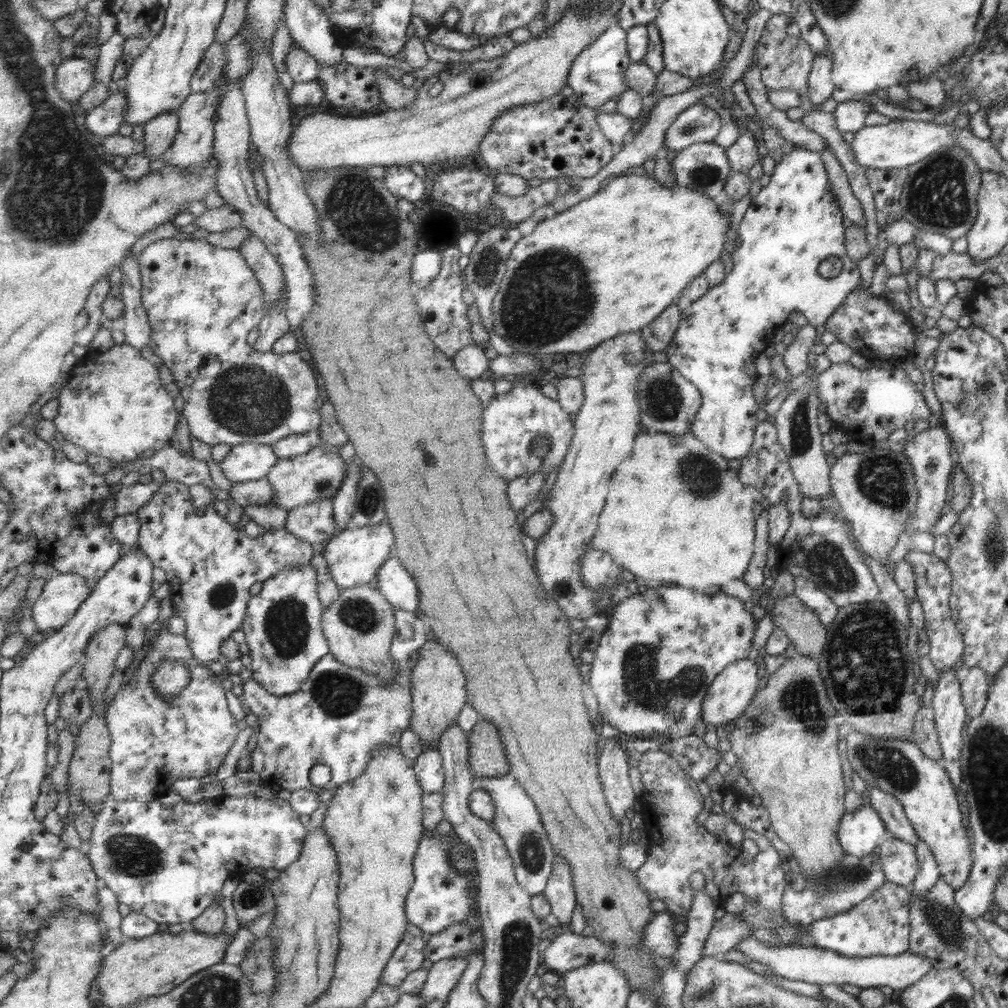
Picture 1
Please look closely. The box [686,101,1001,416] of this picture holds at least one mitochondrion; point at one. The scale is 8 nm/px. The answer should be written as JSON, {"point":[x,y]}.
{"point":[938,195]}

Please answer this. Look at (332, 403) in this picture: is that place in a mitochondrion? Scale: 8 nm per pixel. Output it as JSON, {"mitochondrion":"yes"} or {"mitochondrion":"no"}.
{"mitochondrion":"no"}

